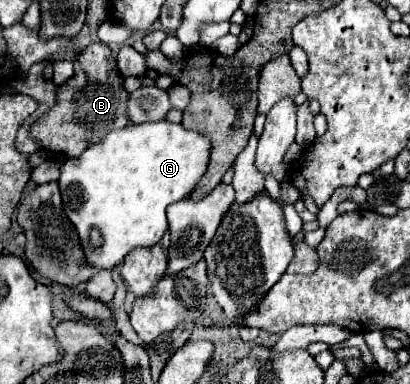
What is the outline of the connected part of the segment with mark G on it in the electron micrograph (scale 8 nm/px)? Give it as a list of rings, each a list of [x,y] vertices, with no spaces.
[[[146,122],[130,124],[126,128],[110,132],[100,144],[90,146],[82,156],[66,160],[60,168],[60,190],[64,212],[78,230],[88,264],[94,268],[114,268],[124,262],[126,254],[134,248],[152,248],[162,240],[168,230],[166,208],[178,200],[188,198],[200,176],[204,176],[210,160],[210,148],[206,136],[194,130],[186,130],[182,124],[172,122]]]

